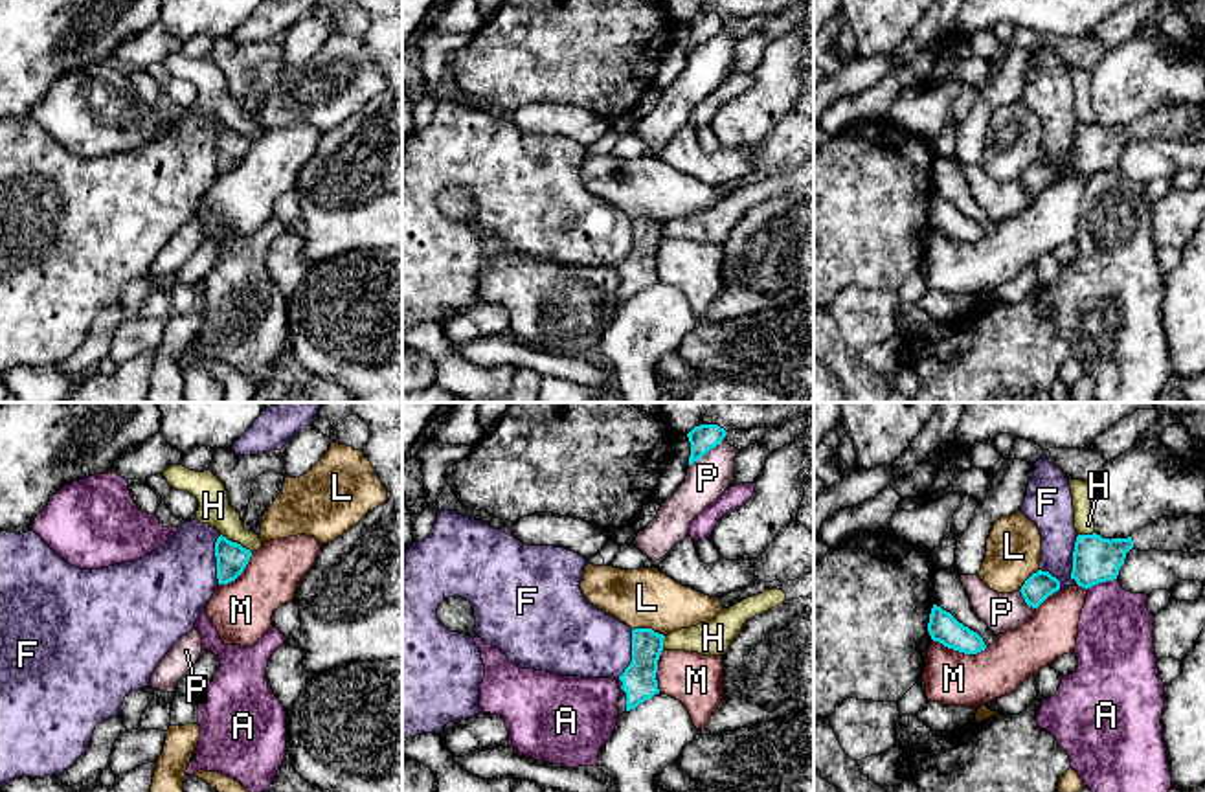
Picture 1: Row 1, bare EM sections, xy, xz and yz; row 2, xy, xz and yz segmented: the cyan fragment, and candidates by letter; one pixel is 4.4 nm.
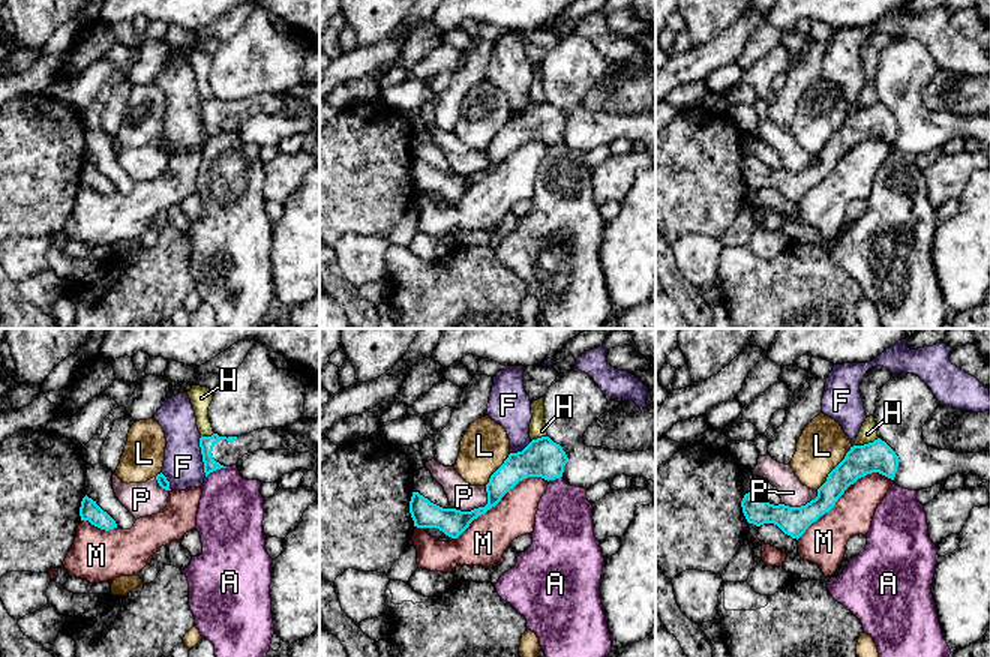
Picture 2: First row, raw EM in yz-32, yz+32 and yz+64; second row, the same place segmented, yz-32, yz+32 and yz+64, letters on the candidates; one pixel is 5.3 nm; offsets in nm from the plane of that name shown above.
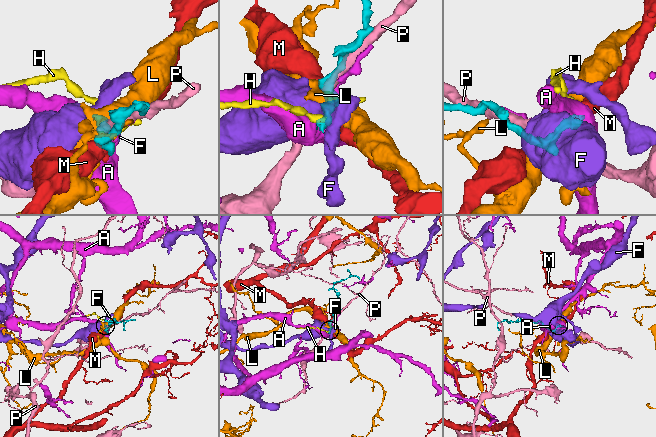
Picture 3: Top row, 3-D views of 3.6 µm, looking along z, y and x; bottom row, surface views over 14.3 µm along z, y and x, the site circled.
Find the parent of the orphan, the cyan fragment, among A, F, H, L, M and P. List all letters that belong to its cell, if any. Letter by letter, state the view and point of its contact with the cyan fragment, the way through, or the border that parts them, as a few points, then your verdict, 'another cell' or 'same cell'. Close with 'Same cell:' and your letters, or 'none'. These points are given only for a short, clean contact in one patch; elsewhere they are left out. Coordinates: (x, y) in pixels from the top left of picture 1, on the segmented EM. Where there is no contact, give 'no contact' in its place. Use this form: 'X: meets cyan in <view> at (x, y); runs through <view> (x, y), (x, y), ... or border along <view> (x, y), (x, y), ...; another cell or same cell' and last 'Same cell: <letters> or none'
A: meets cyan in yz at (1101, 581); another cell
F: meets cyan in yz at (1073, 559); border along yz (1079, 535), (1073, 546), (1071, 577), (1075, 583); another cell
H: meets cyan in xy at (236, 543); border along xy (221, 533), (252, 552); another cell
L: meets cyan in xz at (649, 629); another cell
M: meets cyan in yz at (961, 651); another cell
P: meets cyan in xz at (708, 451); another cell
Same cell: none

